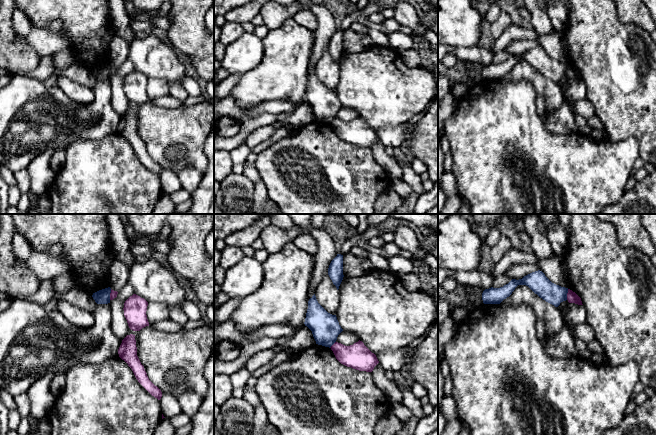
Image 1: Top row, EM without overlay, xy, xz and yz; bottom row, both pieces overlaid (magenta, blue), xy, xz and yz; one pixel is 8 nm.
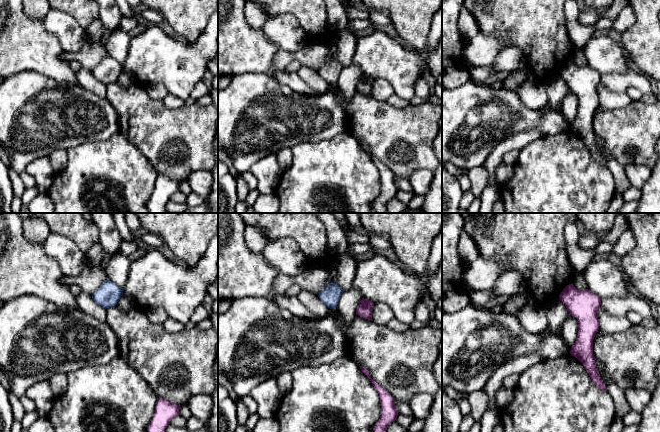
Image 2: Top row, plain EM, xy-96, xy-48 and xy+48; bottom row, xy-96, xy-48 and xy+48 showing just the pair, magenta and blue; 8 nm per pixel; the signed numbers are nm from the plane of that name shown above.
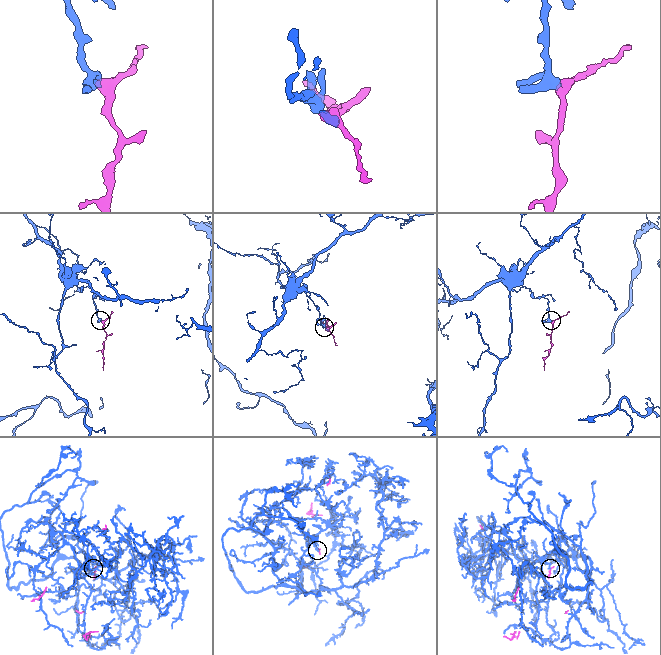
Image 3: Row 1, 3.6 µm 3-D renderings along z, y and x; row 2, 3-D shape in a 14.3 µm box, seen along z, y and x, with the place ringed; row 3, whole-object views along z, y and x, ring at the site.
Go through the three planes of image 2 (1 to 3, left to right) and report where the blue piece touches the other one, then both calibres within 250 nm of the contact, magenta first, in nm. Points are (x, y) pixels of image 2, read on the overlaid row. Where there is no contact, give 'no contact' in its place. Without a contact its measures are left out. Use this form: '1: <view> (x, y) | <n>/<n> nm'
1: no contact
2: no contact
3: no contact

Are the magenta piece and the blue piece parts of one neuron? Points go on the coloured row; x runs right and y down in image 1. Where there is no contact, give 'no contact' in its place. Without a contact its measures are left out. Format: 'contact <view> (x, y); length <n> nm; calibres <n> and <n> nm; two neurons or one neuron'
contact yz (567, 294); length 90 nm; calibres 90 and 160 nm; two neurons

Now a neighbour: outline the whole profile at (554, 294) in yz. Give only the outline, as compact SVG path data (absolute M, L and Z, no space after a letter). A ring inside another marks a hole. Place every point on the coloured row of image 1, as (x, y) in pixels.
M538 270L524 276L522 279L512 279L503 287L485 289L482 293L483 303L500 304L512 294L518 285L528 286L540 298L555 307L567 300L568 288L552 283L542 271Z

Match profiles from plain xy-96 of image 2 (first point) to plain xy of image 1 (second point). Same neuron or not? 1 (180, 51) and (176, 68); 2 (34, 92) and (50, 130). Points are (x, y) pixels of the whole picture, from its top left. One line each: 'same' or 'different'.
1: same
2: same

